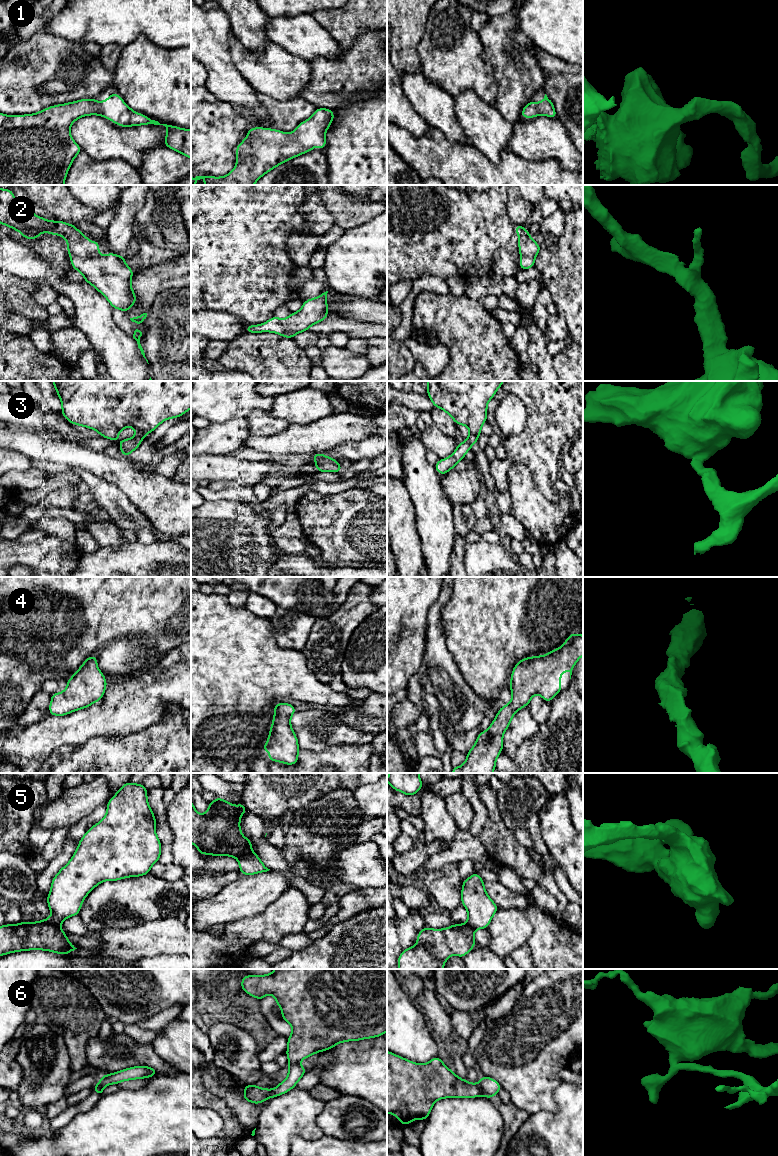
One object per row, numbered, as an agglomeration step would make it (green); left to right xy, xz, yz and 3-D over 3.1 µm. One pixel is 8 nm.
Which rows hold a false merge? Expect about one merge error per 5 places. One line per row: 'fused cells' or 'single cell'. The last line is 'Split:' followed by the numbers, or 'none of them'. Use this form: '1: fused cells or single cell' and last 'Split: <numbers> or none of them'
1: single cell
2: single cell
3: single cell
4: single cell
5: fused cells
6: fused cells
Split: 5, 6

